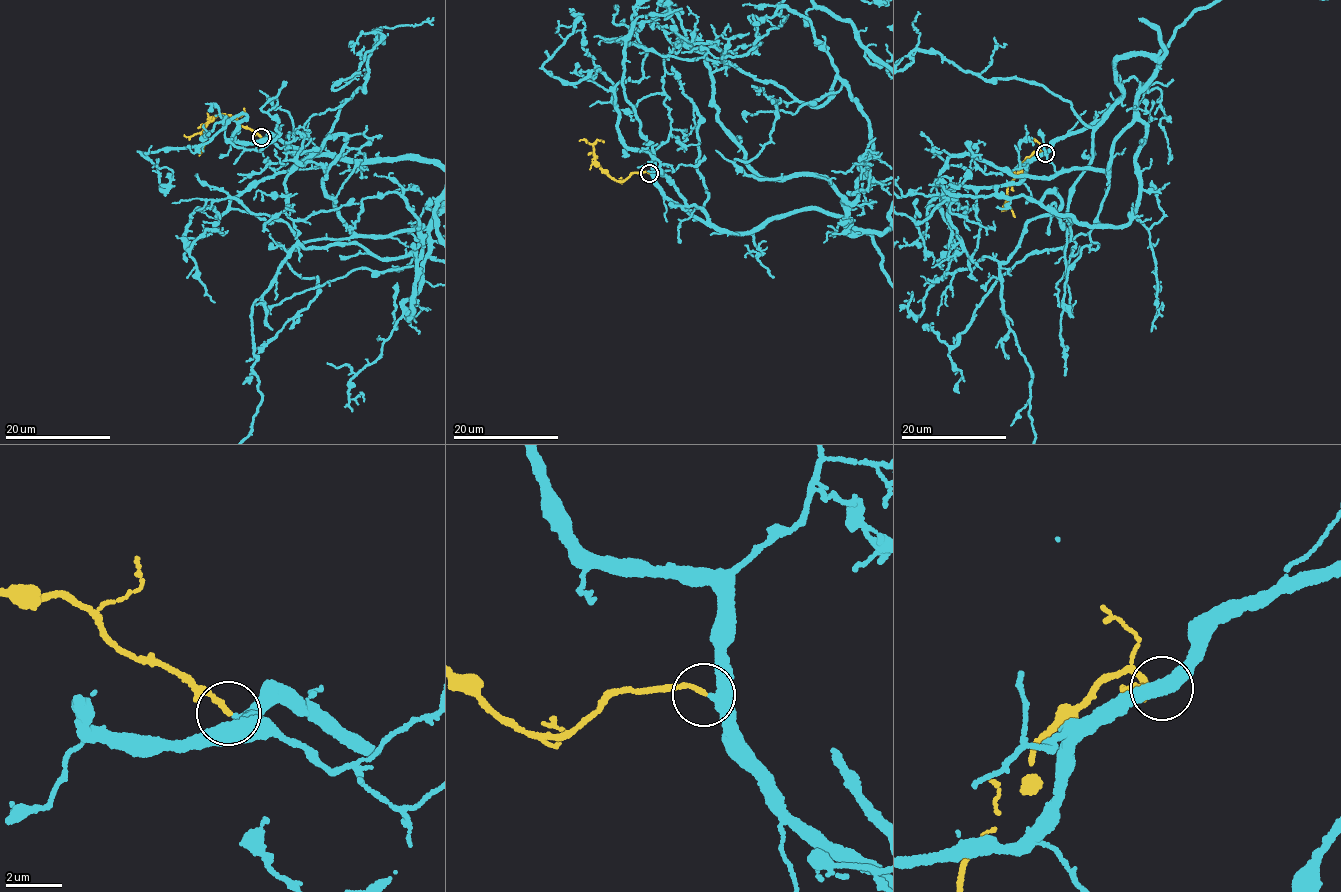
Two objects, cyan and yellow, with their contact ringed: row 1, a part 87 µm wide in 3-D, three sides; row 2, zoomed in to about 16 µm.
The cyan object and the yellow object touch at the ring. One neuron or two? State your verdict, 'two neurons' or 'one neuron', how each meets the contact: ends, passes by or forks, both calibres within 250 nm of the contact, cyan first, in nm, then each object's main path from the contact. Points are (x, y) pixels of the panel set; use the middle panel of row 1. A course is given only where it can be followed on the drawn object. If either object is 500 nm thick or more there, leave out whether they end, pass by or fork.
one neuron; cyan passes by; yellow ends there; 400 nm thick on the cyan side, 170 nm on the other; yellow runs (649, 174), (634, 172), (625, 179), (616, 181), (602, 172), (593, 145), (599, 139), (604, 142)

